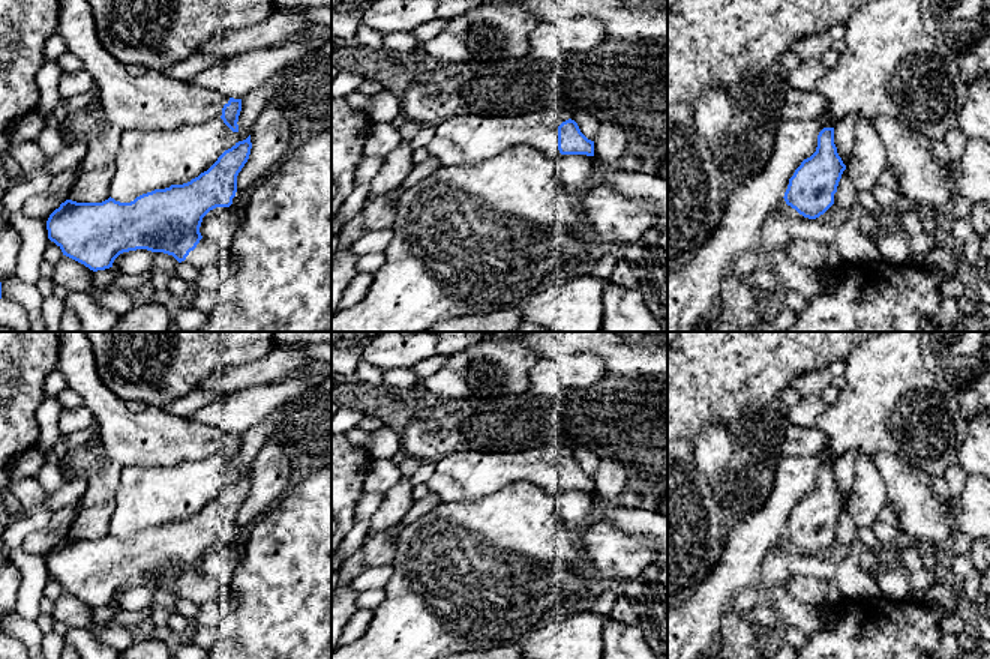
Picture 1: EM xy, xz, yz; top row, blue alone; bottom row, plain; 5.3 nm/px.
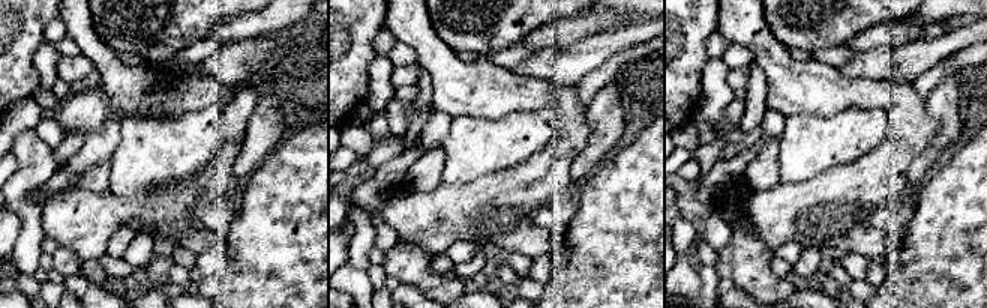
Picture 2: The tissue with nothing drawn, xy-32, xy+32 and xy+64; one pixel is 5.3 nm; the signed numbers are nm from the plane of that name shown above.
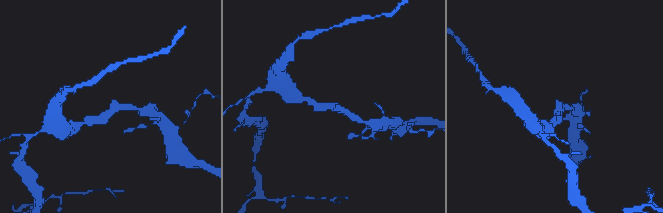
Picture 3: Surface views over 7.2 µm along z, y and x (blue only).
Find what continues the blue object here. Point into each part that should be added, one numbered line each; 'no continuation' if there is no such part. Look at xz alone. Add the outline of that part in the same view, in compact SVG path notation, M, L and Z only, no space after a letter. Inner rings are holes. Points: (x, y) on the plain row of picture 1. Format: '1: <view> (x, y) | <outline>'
1: xz (464, 475) | M562 446L519 452L456 449L435 464L430 489L441 501L471 501L513 482L542 486L549 497L561 494L558 462L568 456Z

